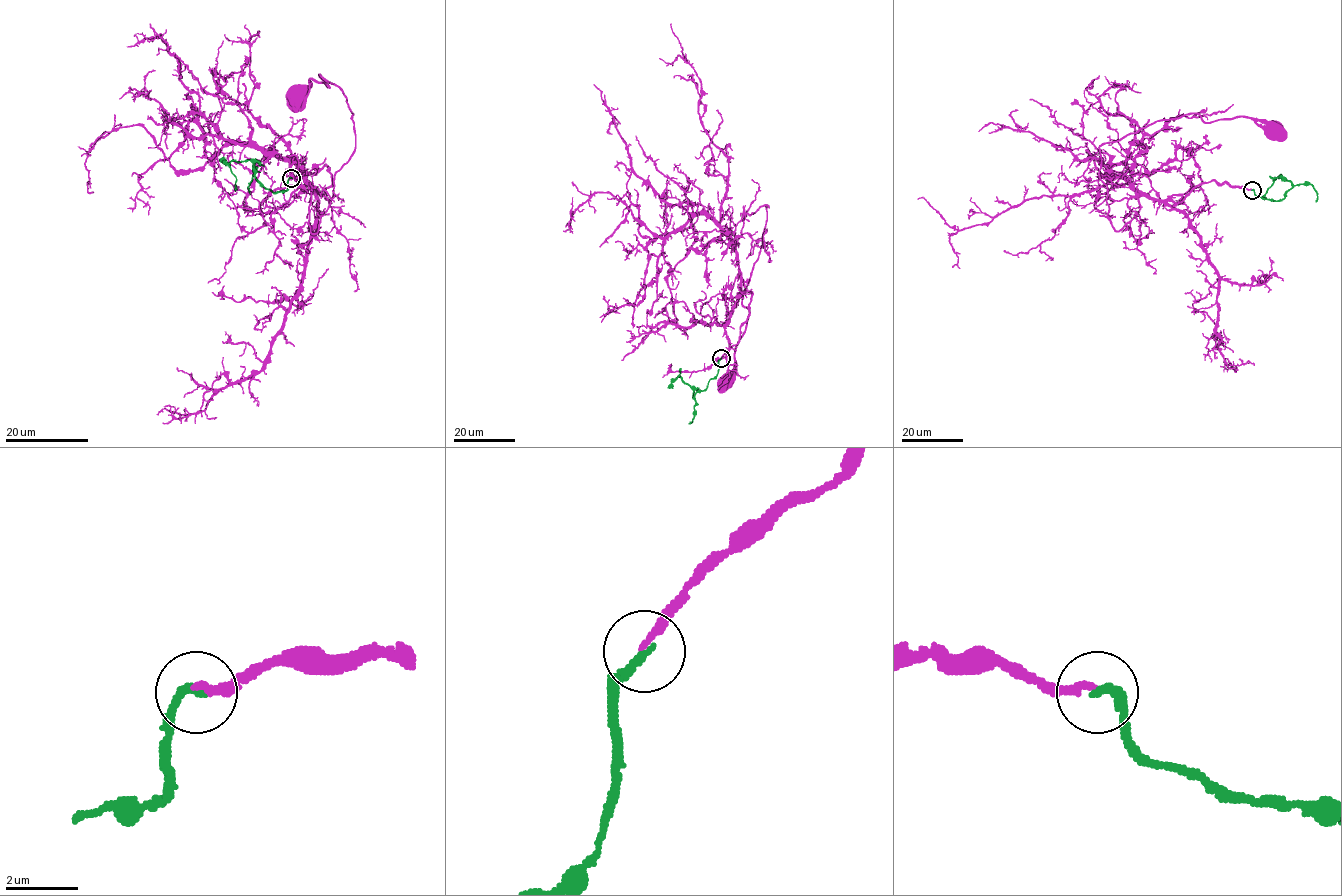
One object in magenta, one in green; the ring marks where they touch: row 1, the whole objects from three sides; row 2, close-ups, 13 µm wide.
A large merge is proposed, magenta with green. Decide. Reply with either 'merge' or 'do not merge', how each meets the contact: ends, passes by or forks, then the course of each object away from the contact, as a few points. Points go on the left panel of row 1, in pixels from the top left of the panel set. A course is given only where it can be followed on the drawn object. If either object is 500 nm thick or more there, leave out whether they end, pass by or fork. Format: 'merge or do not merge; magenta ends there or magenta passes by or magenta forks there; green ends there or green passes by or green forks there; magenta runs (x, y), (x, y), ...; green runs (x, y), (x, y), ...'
merge; magenta ends there; green ends there; magenta runs (291, 177), (329, 169), (314, 233), (355, 146), (335, 84), (297, 96); green runs (291, 178), (287, 189), (273, 193), (256, 180), (249, 159), (232, 160), (235, 191)

